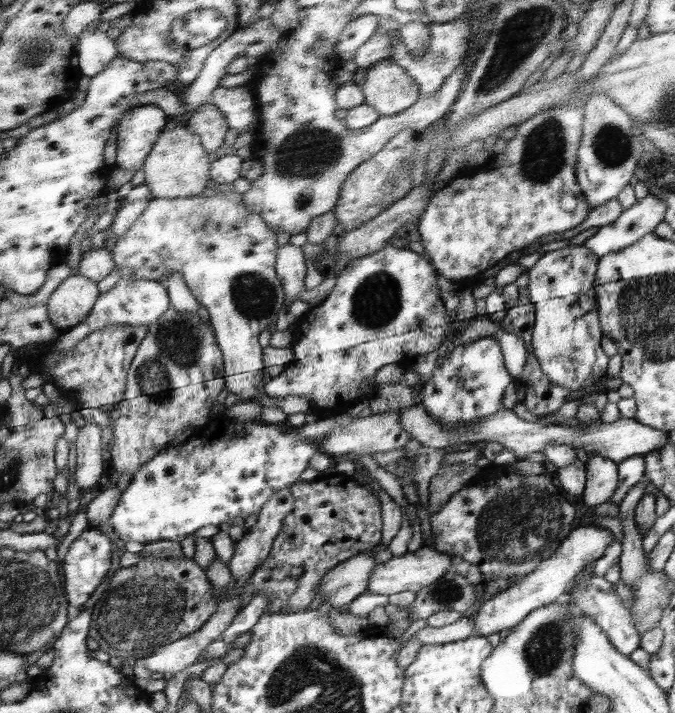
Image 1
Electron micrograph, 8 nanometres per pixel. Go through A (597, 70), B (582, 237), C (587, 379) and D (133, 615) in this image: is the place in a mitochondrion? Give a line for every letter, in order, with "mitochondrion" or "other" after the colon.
A: other
B: other
C: other
D: mitochondrion

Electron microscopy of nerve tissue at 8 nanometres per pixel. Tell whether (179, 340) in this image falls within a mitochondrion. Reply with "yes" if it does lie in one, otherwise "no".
yes

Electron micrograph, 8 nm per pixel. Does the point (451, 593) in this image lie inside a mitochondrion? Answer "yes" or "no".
yes

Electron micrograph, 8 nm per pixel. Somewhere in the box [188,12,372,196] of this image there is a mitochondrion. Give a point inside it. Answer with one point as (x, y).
(309, 151)

